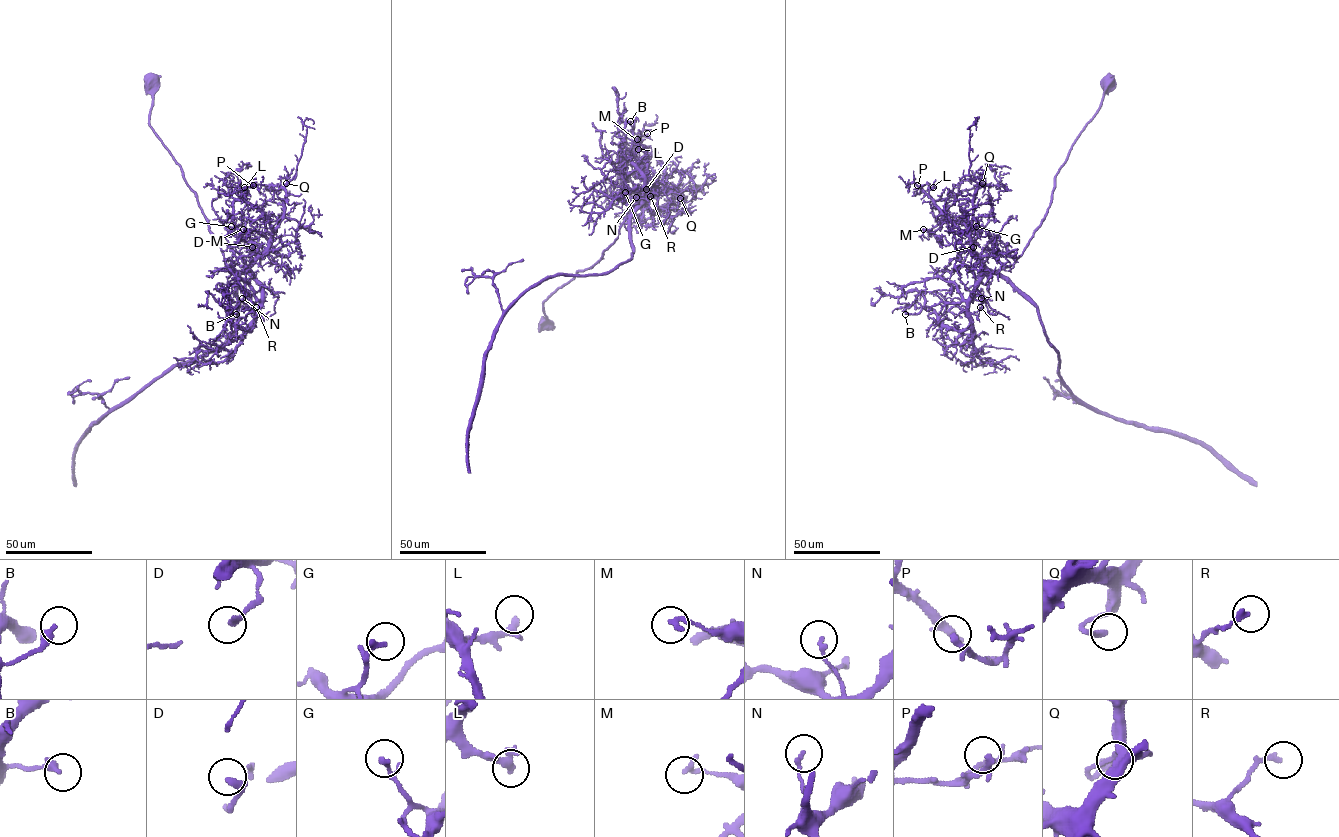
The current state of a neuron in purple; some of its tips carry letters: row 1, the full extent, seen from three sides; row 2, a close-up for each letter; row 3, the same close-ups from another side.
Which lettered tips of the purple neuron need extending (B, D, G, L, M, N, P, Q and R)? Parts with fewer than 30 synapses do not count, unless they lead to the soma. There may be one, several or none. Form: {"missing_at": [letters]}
{"missing_at": ["L"]}

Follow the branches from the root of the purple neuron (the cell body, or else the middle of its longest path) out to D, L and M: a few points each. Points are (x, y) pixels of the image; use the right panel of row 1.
D: (1108, 81), (1100, 108), (1072, 146), (1055, 178), (1047, 212), (1023, 253), (1011, 265), (992, 270), (973, 247)
L: (1108, 81), (1100, 108), (1056, 175), (1043, 221), (1011, 265), (988, 268), (971, 240), (932, 200), (933, 187)
M: (1108, 81), (1056, 175), (1043, 221), (1011, 265), (988, 268), (935, 204), (943, 200), (943, 223), (923, 229)

